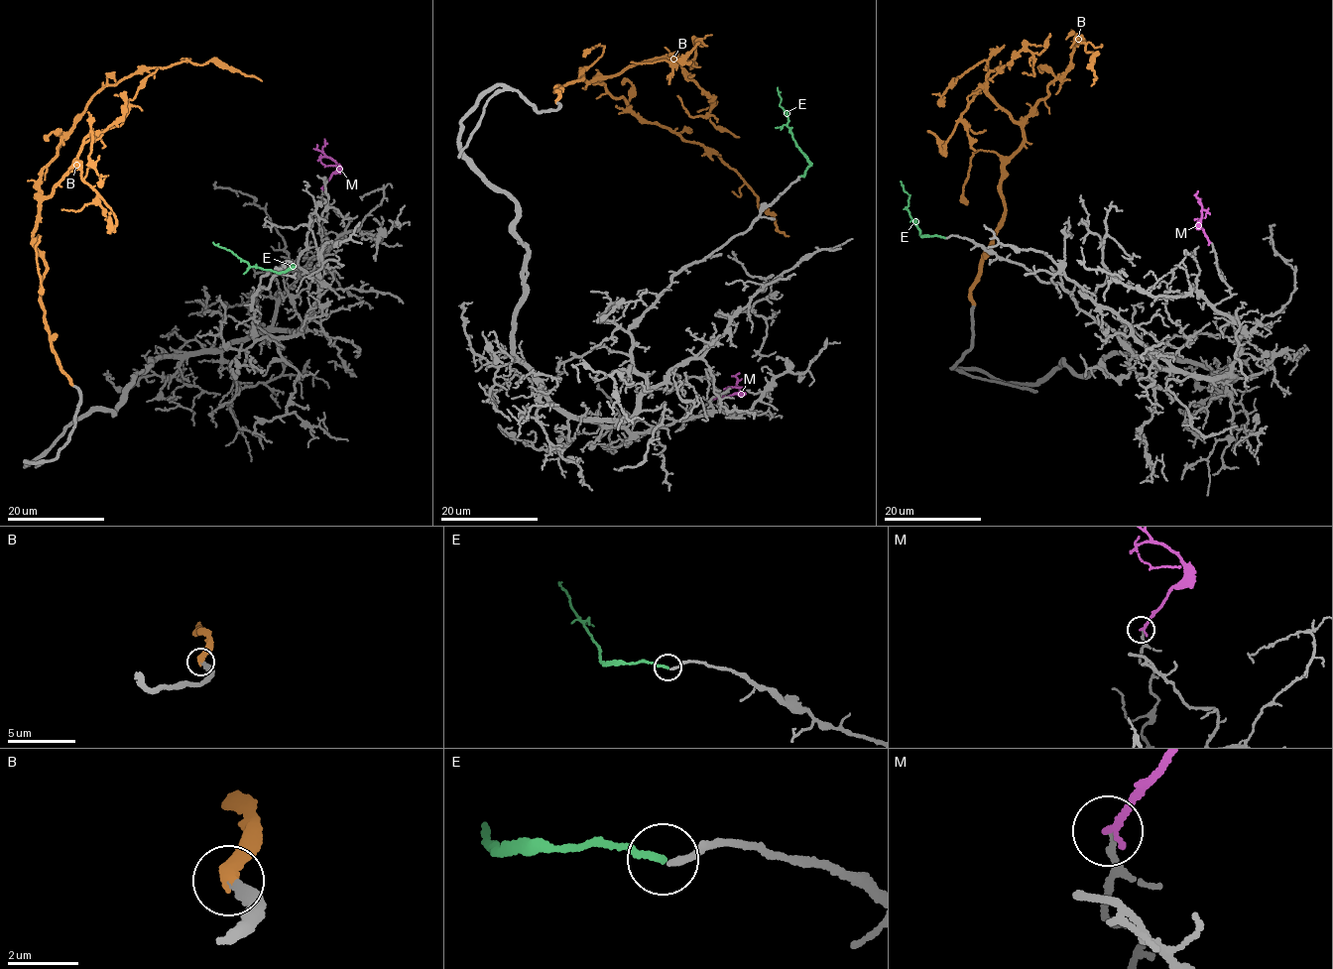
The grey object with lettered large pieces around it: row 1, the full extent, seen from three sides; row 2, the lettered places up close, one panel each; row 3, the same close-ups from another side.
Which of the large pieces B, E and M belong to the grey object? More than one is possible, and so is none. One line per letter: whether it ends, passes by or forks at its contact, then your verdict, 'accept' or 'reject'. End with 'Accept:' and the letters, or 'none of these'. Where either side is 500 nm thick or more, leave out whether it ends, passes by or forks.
B: it ends there; accept
E: it ends there; accept
M: it ends there; reject
Accept: B, E

